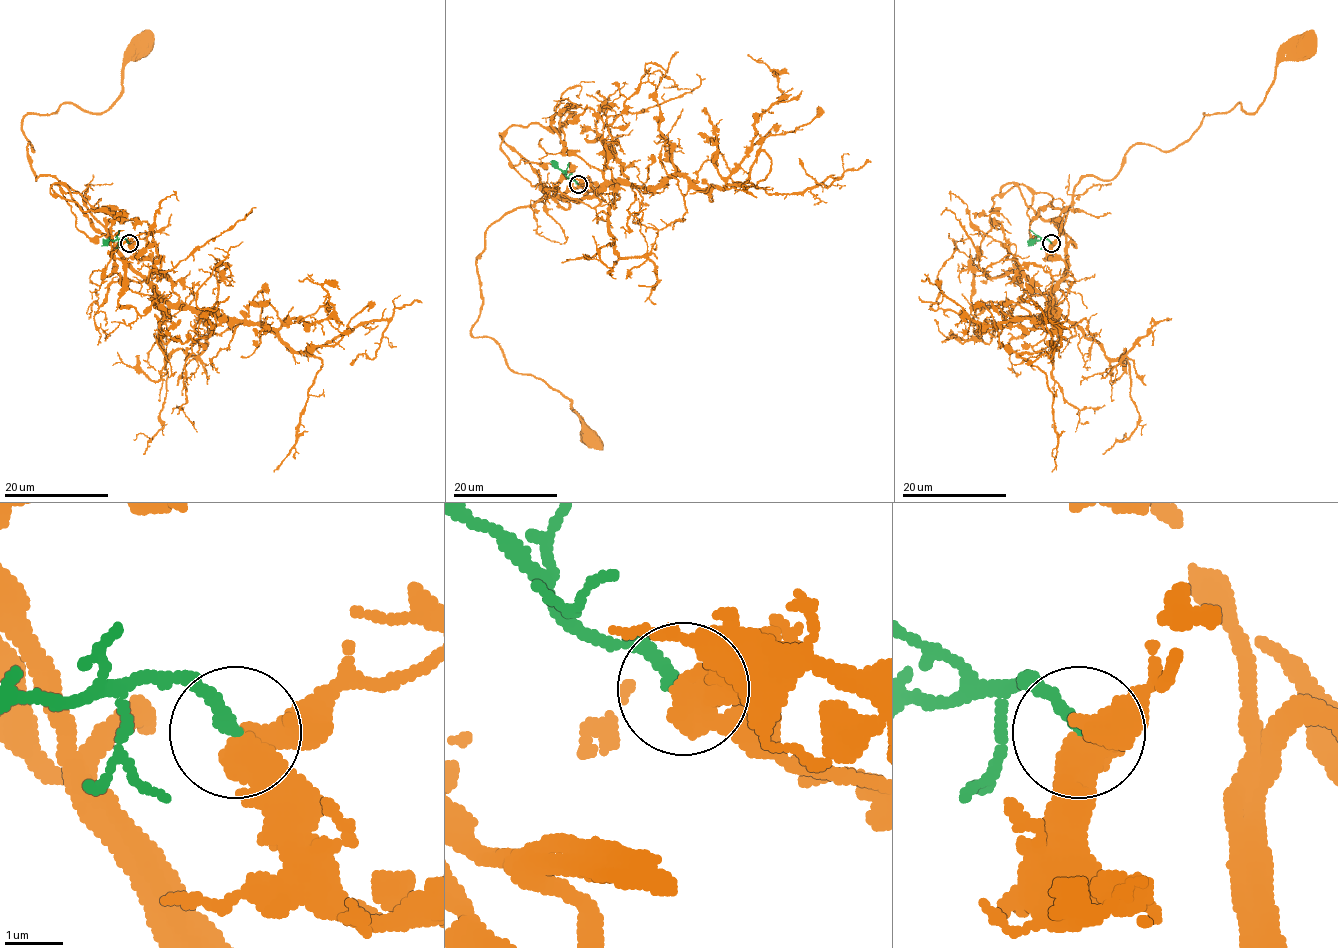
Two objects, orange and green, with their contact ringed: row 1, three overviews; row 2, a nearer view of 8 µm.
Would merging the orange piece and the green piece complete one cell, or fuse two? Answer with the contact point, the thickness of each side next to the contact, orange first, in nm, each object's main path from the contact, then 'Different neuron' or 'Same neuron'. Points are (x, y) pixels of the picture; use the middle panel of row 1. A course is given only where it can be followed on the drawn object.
Place: (578, 184). Thickness 480 nm (orange) against 240 nm. Course of orange: (578, 183), (600, 200), (540, 199), (489, 227), (471, 331), (570, 401), (591, 439). Course of green: (578, 183), (550, 161). Same neuron

